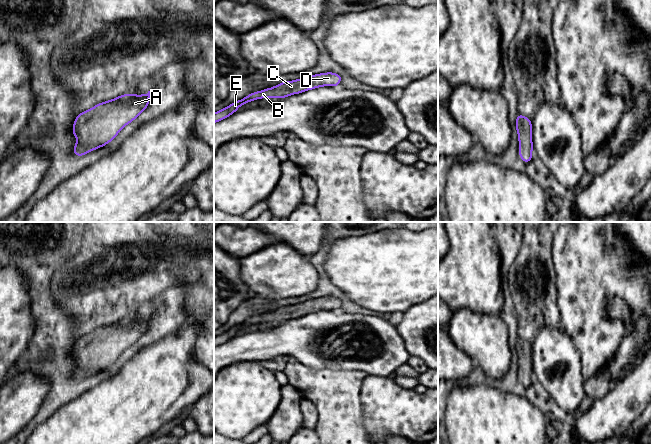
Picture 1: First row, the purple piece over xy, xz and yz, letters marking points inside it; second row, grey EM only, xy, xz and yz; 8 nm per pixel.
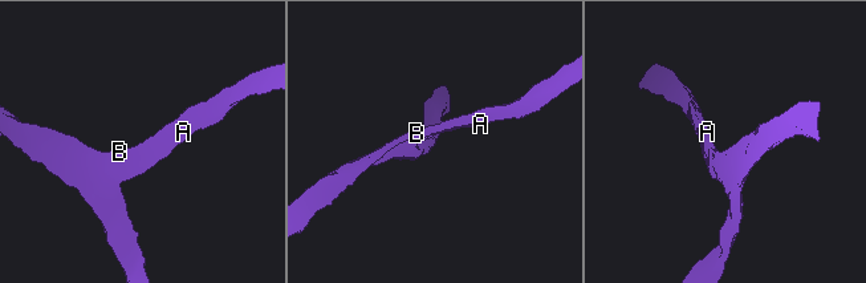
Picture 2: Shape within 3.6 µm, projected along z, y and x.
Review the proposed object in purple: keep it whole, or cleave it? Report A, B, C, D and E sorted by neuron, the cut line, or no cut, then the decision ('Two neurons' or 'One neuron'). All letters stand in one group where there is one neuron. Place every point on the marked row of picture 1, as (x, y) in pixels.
Groups: A B C D E. No split. One neuron

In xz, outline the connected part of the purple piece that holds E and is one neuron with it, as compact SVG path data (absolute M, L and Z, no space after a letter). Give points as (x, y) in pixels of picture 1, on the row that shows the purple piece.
M332 72L315 74L303 79L297 79L289 82L281 82L279 85L258 92L253 92L245 98L238 100L226 108L214 113L214 123L217 123L231 114L237 109L253 100L260 98L285 98L292 94L302 93L321 86L339 86L341 83L341 75Z

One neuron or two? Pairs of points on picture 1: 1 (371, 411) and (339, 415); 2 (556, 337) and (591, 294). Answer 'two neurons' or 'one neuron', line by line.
1: two neurons
2: two neurons

